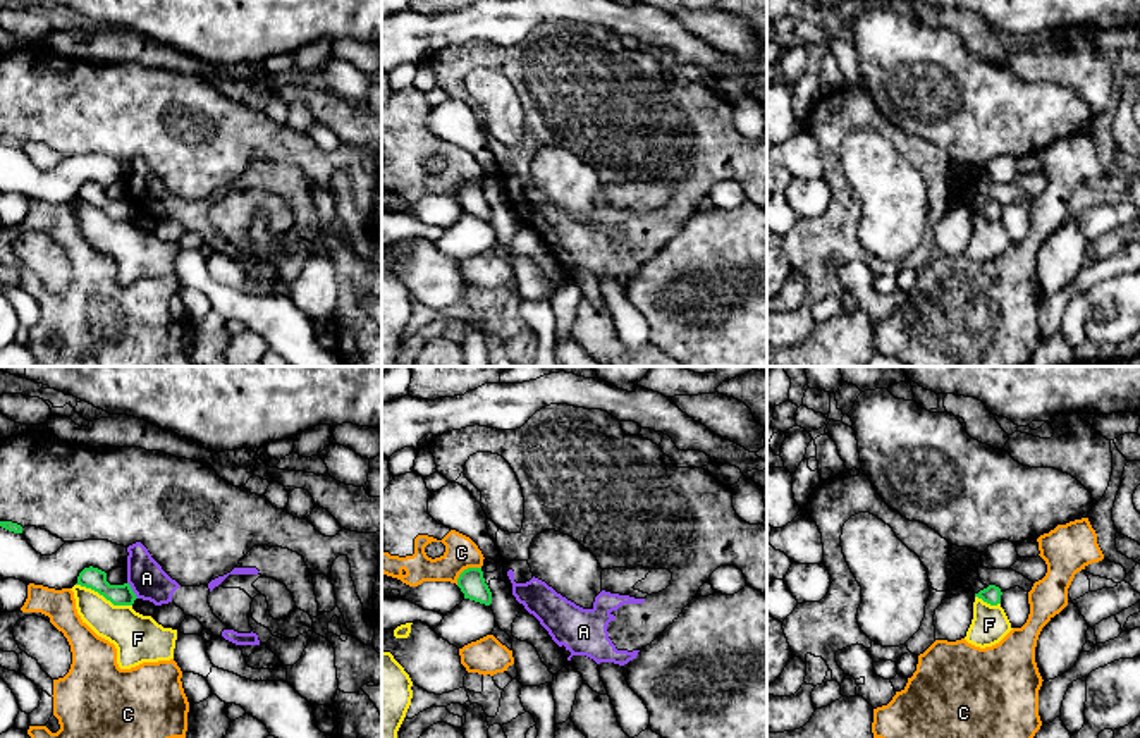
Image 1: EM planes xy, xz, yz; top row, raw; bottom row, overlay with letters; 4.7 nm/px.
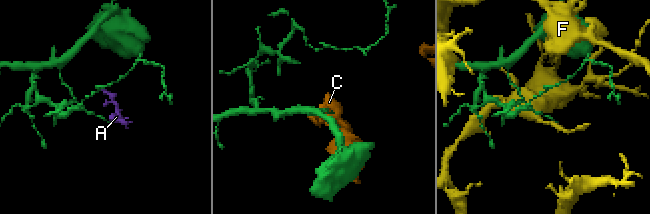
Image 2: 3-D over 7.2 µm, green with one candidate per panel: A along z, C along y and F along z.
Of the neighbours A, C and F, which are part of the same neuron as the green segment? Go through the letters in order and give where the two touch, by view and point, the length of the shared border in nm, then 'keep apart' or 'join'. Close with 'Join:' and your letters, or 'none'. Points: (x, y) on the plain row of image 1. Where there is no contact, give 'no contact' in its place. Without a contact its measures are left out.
A: contact xy (131, 205); length 90 nm; keep apart
C: contact xz (465, 184); length 150 nm; keep apart
F: contact xy (104, 210); length 280 nm; keep apart
Join: none

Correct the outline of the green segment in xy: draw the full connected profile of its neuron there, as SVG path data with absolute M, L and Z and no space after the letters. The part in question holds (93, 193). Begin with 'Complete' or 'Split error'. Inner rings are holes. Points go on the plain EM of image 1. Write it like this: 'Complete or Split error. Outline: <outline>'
Complete. Outline: M93 181L84 182L79 188L76 200L98 206L113 220L132 220L134 215L138 213L129 198L110 200L107 196L107 188Z

